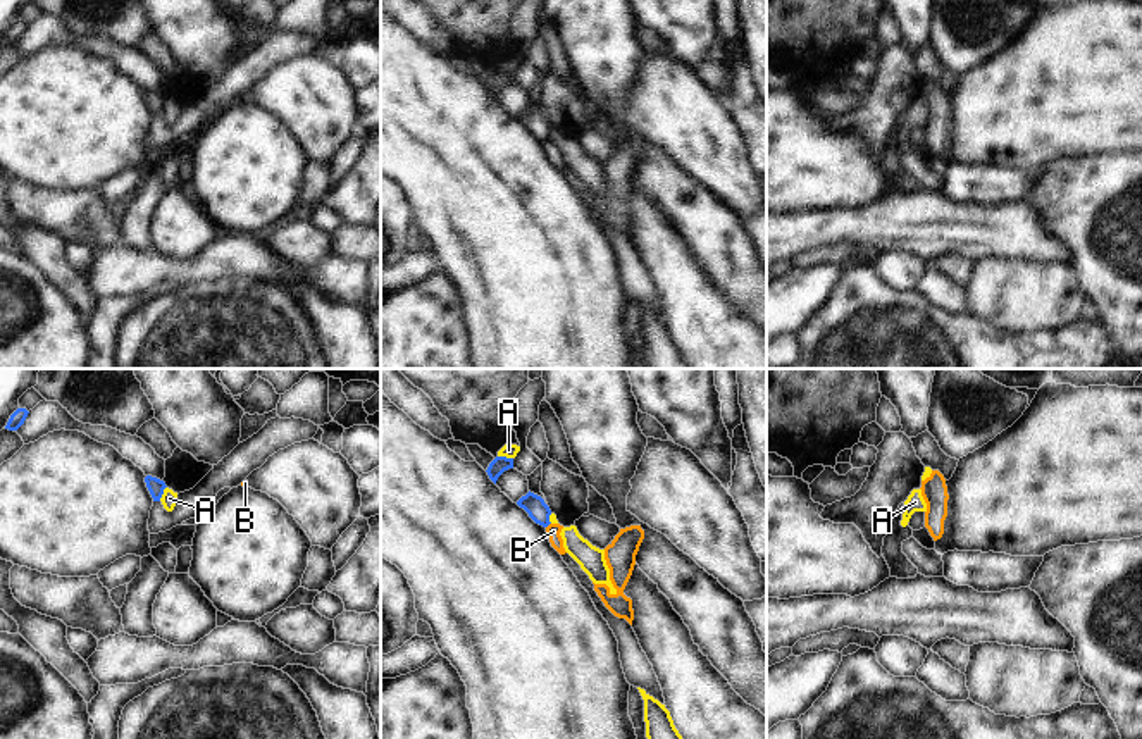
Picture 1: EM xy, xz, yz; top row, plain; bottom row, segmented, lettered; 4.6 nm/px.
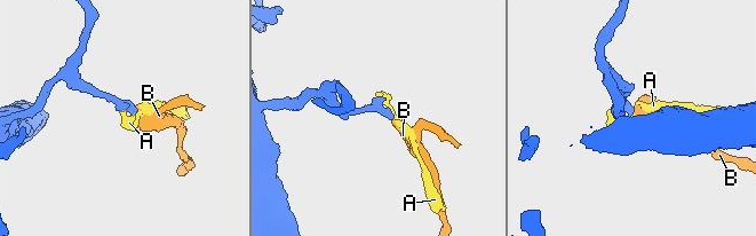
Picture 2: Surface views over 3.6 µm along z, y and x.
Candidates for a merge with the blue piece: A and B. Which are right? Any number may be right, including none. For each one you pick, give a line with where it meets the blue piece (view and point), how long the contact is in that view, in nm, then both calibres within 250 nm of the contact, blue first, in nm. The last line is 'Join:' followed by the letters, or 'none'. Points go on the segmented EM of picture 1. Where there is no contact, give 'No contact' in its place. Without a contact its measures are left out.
Join: none.

